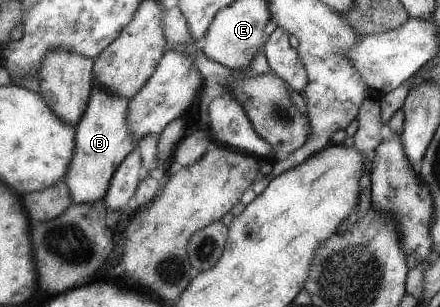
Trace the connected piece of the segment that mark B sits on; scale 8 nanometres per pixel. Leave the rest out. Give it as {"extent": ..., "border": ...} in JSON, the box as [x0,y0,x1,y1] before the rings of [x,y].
{"extent":[63,86,137,204],"border":[[[93,86],[90,101],[81,121],[77,122],[76,151],[71,169],[63,180],[69,188],[73,204],[88,204],[103,200],[118,165],[137,149],[136,139],[130,130],[130,101],[112,94],[101,86]]]}

